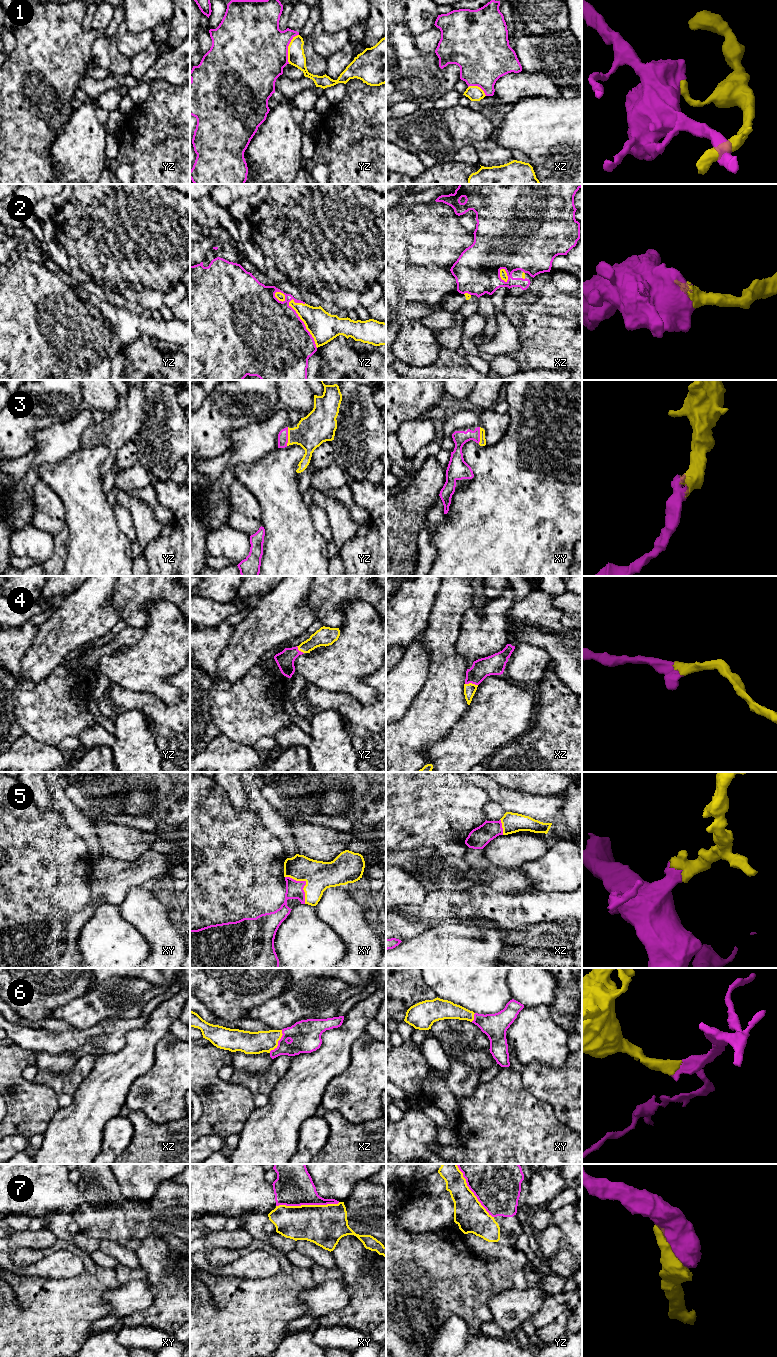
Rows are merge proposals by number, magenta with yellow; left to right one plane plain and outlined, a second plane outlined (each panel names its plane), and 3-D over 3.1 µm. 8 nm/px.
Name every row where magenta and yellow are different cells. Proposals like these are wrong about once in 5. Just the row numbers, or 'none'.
1

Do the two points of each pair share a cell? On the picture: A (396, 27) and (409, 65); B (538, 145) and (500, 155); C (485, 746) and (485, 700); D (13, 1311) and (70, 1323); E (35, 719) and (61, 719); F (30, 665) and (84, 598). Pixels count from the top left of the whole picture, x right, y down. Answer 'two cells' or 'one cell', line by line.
A: one cell
B: two cells
C: one cell
D: two cells
E: one cell
F: one cell

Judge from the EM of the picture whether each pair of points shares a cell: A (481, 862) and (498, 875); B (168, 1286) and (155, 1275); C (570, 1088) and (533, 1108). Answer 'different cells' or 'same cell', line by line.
A: same cell
B: different cells
C: different cells

